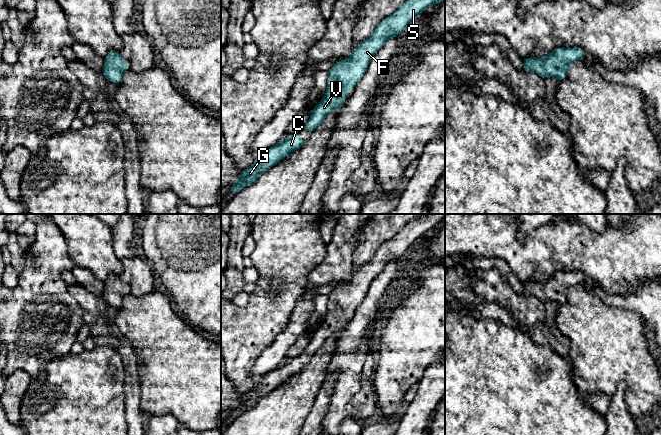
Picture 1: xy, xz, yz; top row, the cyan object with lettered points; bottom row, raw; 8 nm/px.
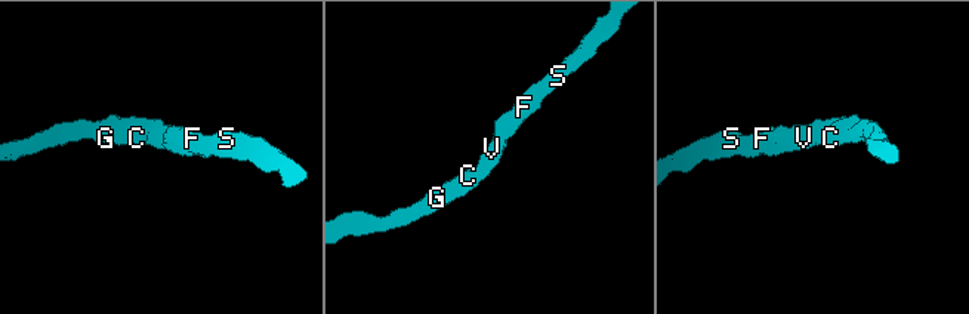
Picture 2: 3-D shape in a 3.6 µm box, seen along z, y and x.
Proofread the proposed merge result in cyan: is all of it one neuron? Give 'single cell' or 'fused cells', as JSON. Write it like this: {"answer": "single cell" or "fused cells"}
{"answer": "single cell"}

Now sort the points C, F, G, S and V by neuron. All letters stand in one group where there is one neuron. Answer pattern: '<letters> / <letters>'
C F G S V

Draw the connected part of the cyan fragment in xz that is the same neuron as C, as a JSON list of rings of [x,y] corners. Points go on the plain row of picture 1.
[[[296,357],[292,360],[287,360],[277,369],[261,376],[256,385],[248,393],[241,395],[238,406],[230,410],[228,416],[236,418],[240,414],[249,410],[266,394],[275,390],[291,376],[302,371],[306,365],[306,363],[301,363],[299,361],[299,357]]]

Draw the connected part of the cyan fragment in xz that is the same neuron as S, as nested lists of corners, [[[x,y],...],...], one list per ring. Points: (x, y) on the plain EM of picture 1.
[[[425,214],[422,218],[407,223],[399,233],[381,245],[374,257],[358,271],[350,281],[337,285],[328,295],[327,310],[323,323],[313,332],[304,353],[312,358],[324,342],[344,329],[345,319],[351,316],[367,295],[374,278],[392,261],[403,258],[406,250],[424,233],[438,229],[445,222],[445,214]]]

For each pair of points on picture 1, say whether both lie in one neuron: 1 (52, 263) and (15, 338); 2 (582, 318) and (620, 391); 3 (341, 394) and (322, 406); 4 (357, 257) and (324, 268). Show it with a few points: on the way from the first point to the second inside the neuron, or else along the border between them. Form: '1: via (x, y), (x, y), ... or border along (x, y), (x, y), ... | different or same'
1: via (41, 282), (40, 308), (39, 312), (32, 319) | same
2: border along (619, 381), (625, 384), (626, 407) | different
3: border along (337, 379), (330, 396), (328, 411), (321, 423) | different
4: border along (357, 236), (357, 245), (352, 255), (352, 271) | different

